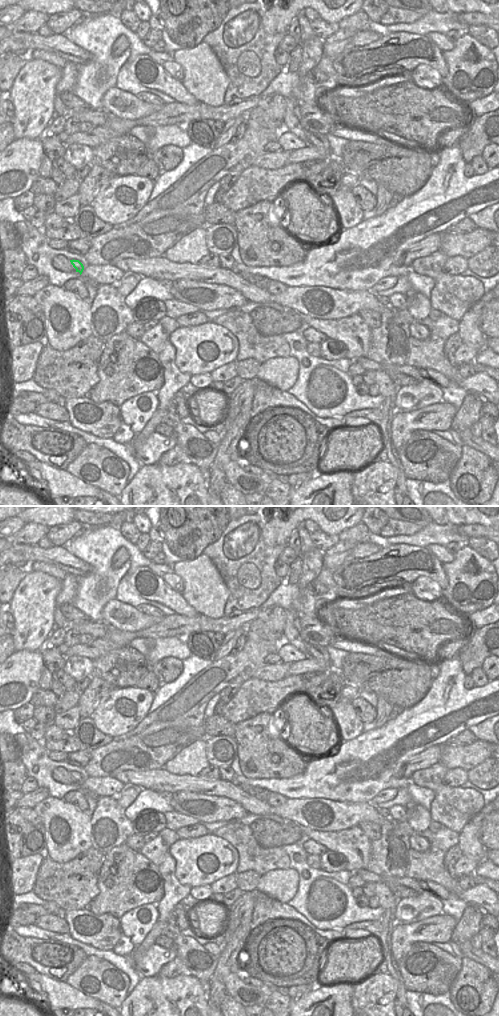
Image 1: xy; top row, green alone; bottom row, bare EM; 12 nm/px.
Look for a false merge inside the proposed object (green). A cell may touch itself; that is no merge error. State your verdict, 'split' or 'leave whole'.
leave whole

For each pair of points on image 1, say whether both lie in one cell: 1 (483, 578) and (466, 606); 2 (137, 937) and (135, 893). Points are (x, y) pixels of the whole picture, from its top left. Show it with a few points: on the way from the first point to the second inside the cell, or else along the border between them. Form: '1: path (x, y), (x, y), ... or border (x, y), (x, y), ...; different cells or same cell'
1: path (469, 581), (456, 582), (453, 587), (452, 597); same cell
2: border (155, 903), (145, 903), (131, 908), (119, 918); different cells

